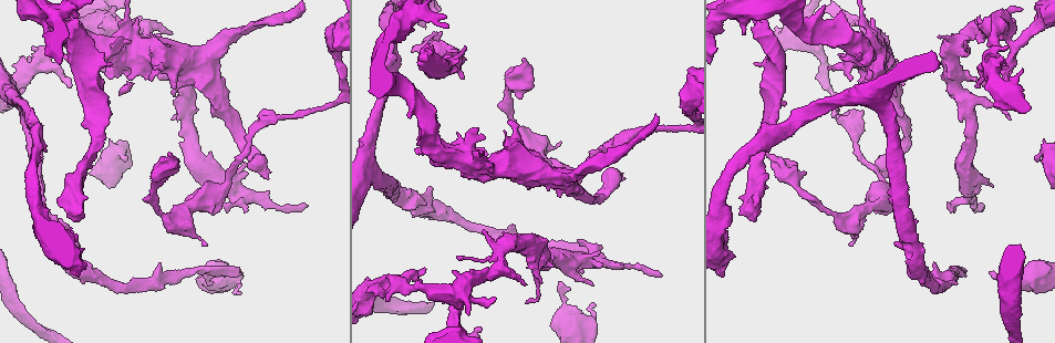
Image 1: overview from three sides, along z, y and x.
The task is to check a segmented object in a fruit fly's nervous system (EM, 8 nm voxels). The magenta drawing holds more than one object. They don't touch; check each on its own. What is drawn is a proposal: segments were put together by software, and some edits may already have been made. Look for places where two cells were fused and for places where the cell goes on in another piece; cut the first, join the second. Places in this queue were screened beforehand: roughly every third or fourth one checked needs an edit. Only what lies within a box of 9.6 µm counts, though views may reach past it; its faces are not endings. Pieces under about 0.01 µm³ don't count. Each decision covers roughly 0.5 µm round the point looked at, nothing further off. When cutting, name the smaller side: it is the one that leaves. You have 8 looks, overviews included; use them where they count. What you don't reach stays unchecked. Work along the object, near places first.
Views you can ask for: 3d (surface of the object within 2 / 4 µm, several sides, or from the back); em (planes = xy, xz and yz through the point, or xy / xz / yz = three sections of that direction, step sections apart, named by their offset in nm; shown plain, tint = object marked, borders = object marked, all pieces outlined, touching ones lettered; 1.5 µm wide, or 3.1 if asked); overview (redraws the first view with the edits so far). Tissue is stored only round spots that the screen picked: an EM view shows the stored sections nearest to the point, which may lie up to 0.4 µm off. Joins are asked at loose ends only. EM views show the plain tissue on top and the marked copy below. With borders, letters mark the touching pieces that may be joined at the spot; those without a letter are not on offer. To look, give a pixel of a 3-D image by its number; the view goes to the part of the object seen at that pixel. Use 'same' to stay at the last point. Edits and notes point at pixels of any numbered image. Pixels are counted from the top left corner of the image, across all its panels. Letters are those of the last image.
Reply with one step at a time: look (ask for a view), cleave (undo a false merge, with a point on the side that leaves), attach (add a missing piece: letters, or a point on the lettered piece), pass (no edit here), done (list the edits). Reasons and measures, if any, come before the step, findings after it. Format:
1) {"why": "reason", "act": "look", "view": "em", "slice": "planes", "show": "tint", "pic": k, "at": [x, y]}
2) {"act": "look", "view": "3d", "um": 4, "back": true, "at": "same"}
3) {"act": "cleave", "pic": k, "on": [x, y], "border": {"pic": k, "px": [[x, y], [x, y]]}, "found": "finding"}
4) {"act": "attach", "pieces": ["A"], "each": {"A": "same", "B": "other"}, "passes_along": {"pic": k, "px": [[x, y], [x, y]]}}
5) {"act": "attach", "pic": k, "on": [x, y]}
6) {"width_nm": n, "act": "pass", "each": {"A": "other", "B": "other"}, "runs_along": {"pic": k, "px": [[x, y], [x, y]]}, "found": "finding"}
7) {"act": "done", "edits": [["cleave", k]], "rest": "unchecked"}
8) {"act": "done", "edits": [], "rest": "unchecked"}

{"why": "calibre changes", "act": "look", "view": "3d", "um": 4, "pic": 1, "at": [448, 214]}

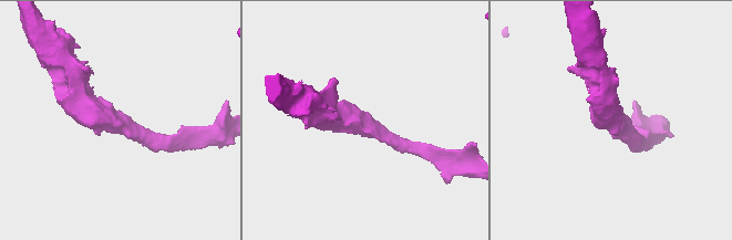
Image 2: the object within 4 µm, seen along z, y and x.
{"arm_widths_nm": [220, 400], "why": "need the tissue", "act": "look", "view": "em", "slice": "xz", "step": 4, "show": "tint", "pic": 2, "at": [615, 125]}

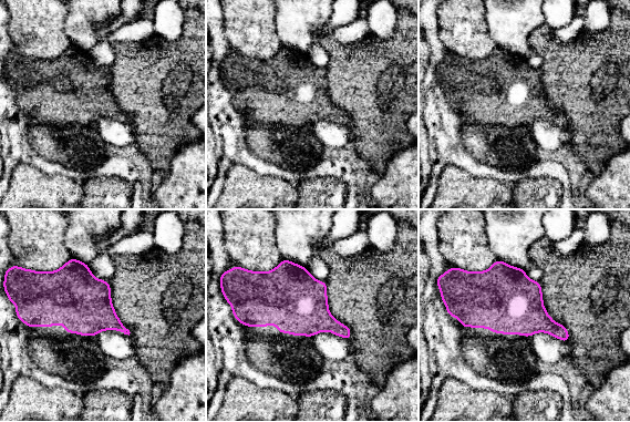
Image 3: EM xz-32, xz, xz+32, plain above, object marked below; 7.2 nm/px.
{"act": "look", "view": "em", "slice": "xz", "step": 4, "show": "borders", "at": "same"}

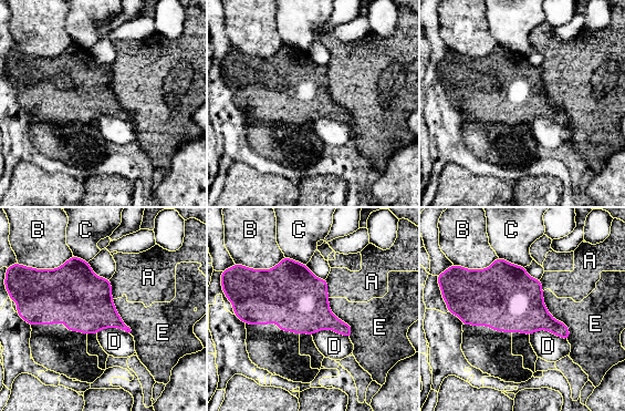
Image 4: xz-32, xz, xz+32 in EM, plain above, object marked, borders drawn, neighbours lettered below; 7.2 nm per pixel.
{"longest_contact_nm": ["E", 400], "act": "pass", "each": {"A": "other", "B": "other", "C": "other", "D": "other", "E": "other"}, "border": {"pic": 4, "px": [[498, 256], [523, 267]]}, "found": "one cell here"}

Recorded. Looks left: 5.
{"act": "look", "view": "3d", "um": 4, "pic": 1, "at": [238, 272]}

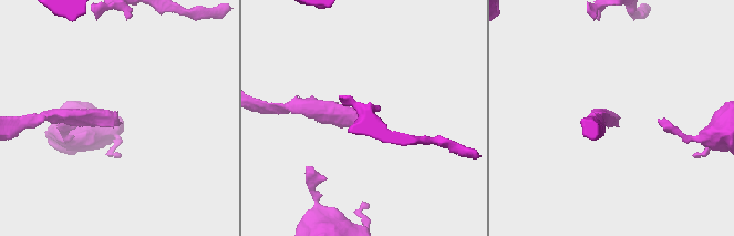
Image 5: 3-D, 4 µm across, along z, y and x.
{"why": "need the tissue", "act": "look", "view": "em", "slice": "planes", "show": "borders", "pic": 5, "at": [117, 120]}

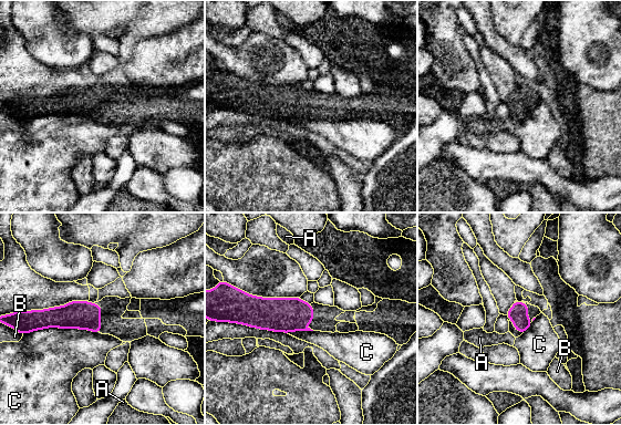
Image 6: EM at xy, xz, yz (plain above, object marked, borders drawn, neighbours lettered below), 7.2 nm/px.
{"longest_contact_nm": ["C", 550], "act": "pass", "each": {"A": "other", "B": "other", "C": "other"}, "found": "none of them fits"}

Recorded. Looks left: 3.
{"act": "look", "view": "3d", "um": 4, "pic": 1, "at": [432, 154]}

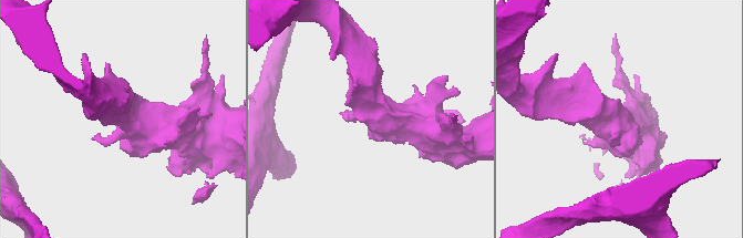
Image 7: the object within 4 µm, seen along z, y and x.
{"arm_widths_nm": [480, 500], "act": "look", "view": "em", "slice": "xy", "step": 4, "show": "tint", "pic": 7, "at": [614, 133]}

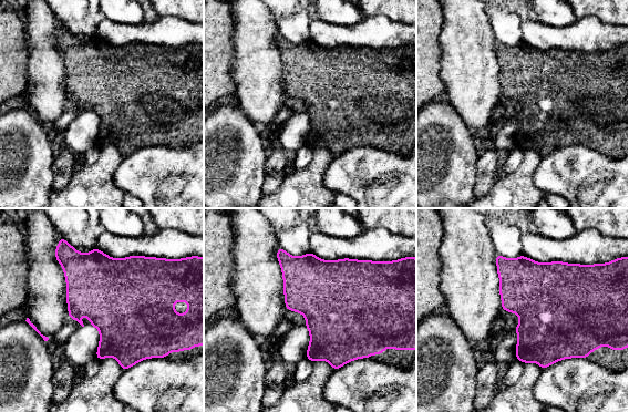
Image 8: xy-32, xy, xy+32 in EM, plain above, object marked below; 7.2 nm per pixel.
{"act": "look", "view": "em", "slice": "xy", "step": 4, "show": "borders", "at": "same"}

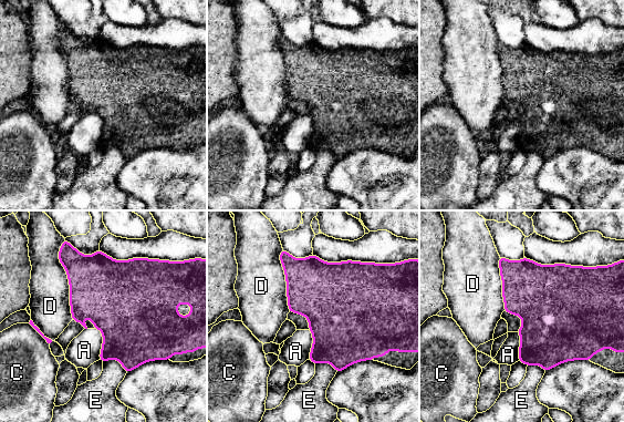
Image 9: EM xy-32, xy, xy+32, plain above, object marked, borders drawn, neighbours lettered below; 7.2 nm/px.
{"act": "pass", "each": {"A": "other", "C": "other", "D": "other", "E": "other"}, "found": "continuous, no second cell"}

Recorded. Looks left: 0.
{"act": "done", "edits": [], "rest": "unchecked"}

